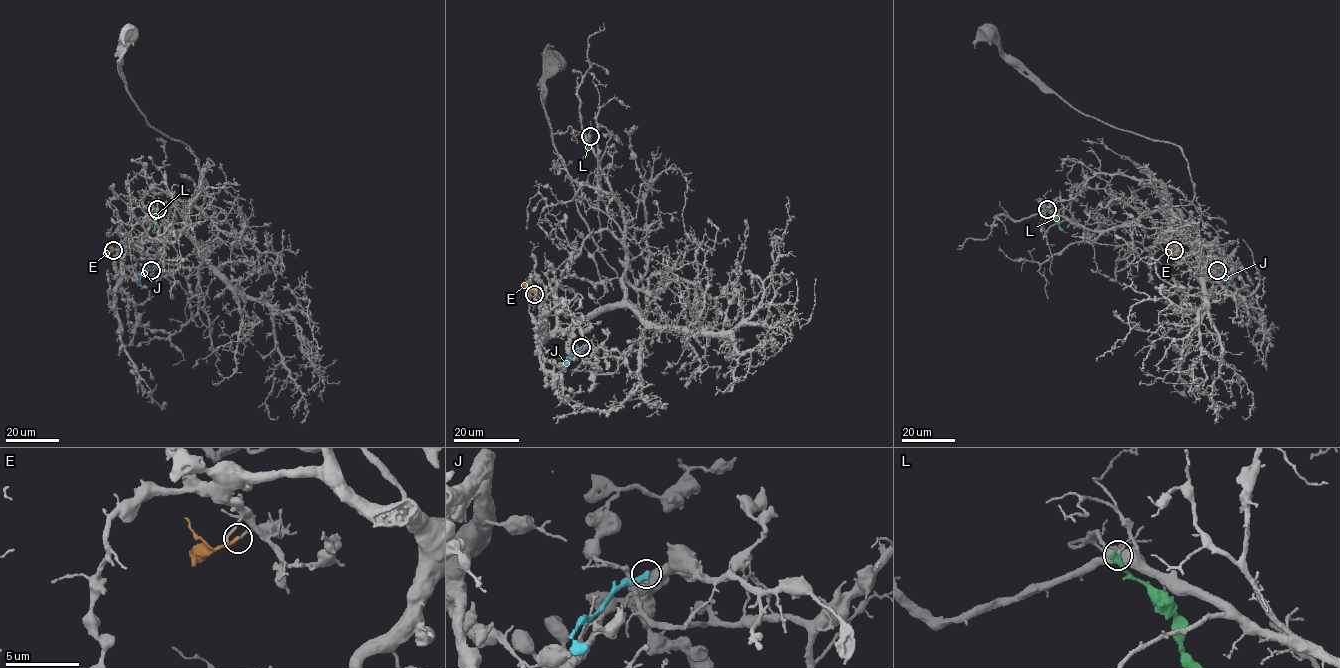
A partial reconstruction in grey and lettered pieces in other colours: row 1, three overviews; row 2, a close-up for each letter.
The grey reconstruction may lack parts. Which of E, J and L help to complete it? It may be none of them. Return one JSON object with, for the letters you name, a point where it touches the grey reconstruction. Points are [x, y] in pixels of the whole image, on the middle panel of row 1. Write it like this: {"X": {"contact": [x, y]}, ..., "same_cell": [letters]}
{"E": {"contact": [534, 294]}, "same_cell": ["E"]}

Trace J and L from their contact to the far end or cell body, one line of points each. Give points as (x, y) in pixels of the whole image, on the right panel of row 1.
J: (1217, 270), (1231, 285)
L: (1047, 209), (1066, 233)

